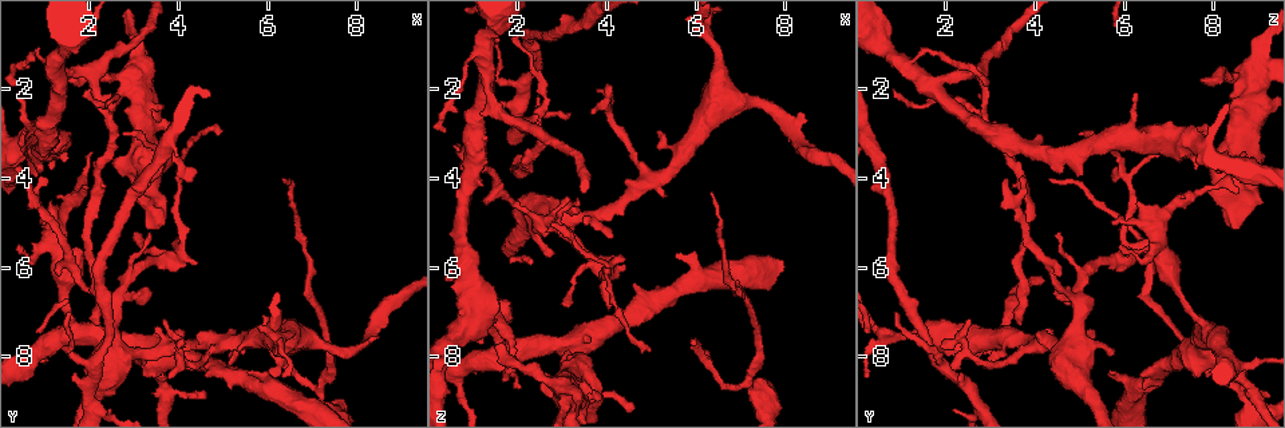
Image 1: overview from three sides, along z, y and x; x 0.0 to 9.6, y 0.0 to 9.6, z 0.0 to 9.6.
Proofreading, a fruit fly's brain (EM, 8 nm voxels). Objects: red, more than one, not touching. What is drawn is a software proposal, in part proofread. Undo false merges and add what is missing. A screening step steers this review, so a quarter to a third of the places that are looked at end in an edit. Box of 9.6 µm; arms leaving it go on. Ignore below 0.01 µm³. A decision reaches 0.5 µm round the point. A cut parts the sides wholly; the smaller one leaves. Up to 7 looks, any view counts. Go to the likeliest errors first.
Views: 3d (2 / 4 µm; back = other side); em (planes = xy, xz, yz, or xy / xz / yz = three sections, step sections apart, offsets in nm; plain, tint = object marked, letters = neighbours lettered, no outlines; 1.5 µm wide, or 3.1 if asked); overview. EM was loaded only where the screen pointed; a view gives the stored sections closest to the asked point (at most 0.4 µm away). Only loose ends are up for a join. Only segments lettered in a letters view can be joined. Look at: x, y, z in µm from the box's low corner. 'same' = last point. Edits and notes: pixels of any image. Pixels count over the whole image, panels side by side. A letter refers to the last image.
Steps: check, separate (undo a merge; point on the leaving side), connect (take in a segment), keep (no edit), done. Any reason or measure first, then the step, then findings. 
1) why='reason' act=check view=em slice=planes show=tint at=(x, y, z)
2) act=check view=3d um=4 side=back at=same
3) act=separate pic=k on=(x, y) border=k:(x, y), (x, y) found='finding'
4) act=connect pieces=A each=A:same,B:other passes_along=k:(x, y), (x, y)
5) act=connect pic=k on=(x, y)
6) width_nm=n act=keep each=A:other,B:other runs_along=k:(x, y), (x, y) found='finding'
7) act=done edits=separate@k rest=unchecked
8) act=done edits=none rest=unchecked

why='thick end' act=check view=em slice=planes show=plain at=(2.60, 2.15, 8.40)

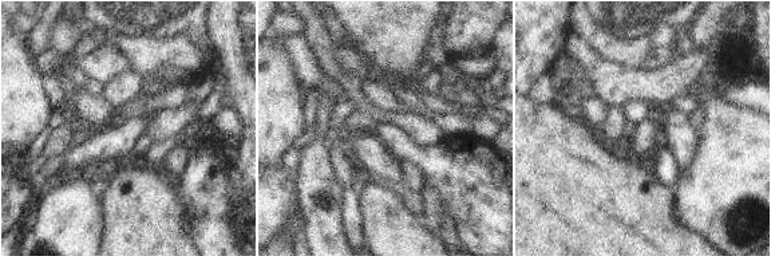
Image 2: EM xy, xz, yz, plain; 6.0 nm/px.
act=check view=em slice=planes show=tint at=same

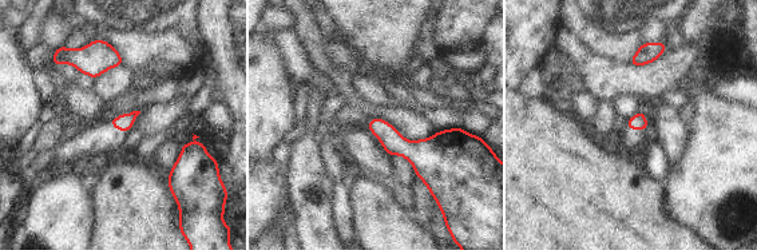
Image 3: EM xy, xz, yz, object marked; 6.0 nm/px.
why='see the neighbours' act=check view=em slice=planes show=letters at=same

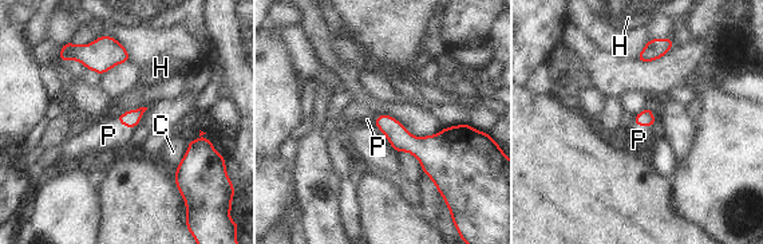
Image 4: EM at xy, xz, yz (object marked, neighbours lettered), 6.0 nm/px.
act=connect pieces=P each=C:other,H:other,P:same passes_along=4:(645, 118), (645, 125), (639, 140) found='it goes on there'

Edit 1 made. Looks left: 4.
why='thin end' act=check view=em slice=xz step=8 show=letters at=(4.05, 7.75, 1.95)

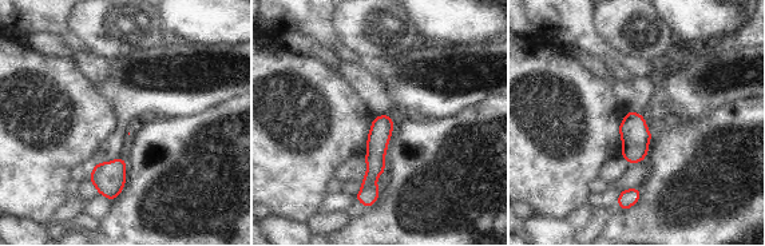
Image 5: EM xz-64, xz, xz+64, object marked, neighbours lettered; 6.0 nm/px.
act=check view=em slice=planes show=letters at=same

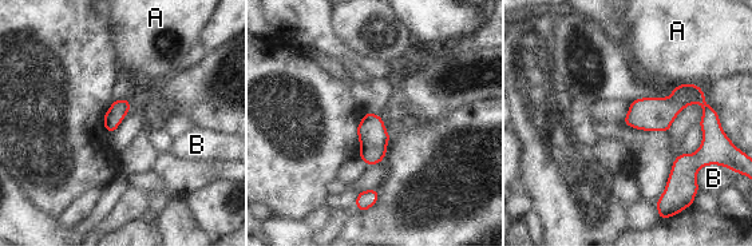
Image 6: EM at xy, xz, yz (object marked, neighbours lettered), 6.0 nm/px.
act=keep each=A:other,B:other border=6:(697, 83), (680, 83), (673, 87) found='none of them fits'

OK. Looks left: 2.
act=done edits=connect@4 rest=unchecked

